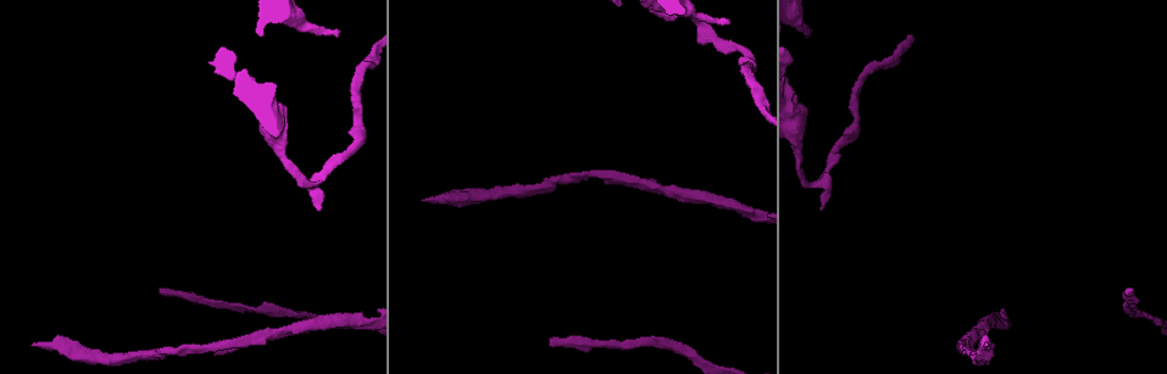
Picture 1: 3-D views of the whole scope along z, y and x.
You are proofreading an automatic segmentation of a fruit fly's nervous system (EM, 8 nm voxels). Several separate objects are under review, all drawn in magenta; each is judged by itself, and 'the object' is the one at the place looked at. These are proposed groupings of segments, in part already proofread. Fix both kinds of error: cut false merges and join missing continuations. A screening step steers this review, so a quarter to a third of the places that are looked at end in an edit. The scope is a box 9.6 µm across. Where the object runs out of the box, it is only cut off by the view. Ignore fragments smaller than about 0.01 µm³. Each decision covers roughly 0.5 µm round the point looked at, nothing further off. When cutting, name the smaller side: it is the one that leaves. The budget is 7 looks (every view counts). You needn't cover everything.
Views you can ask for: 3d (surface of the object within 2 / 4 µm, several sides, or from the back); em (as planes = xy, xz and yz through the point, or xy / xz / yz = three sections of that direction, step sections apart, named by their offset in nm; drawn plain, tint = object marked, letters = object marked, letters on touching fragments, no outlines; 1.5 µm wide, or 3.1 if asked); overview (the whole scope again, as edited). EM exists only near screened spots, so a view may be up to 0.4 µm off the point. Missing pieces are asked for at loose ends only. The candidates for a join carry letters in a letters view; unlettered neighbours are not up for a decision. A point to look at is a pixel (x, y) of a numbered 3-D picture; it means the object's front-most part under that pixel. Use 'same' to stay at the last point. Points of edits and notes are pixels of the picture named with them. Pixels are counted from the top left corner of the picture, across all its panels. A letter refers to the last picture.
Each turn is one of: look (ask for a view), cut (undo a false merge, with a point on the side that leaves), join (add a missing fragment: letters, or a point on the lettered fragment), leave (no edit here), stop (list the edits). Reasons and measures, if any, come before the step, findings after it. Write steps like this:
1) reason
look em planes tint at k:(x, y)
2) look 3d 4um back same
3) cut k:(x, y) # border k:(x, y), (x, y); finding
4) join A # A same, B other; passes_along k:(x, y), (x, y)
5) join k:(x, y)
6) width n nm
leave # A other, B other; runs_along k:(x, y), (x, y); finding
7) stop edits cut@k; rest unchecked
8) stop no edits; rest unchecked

branch stops here
look em xy step 8 letters at 1:(806, 38)

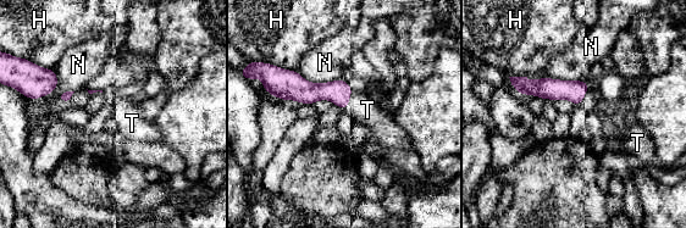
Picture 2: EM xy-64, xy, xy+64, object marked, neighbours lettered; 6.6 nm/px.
cut it another way
look em planes letters same

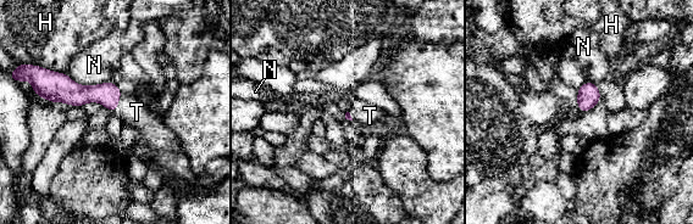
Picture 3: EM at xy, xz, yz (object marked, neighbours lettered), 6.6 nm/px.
longest_contact N 300 nm
join 3:(137, 112) # H other, N other, T same; it goes on there

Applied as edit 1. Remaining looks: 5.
look overview

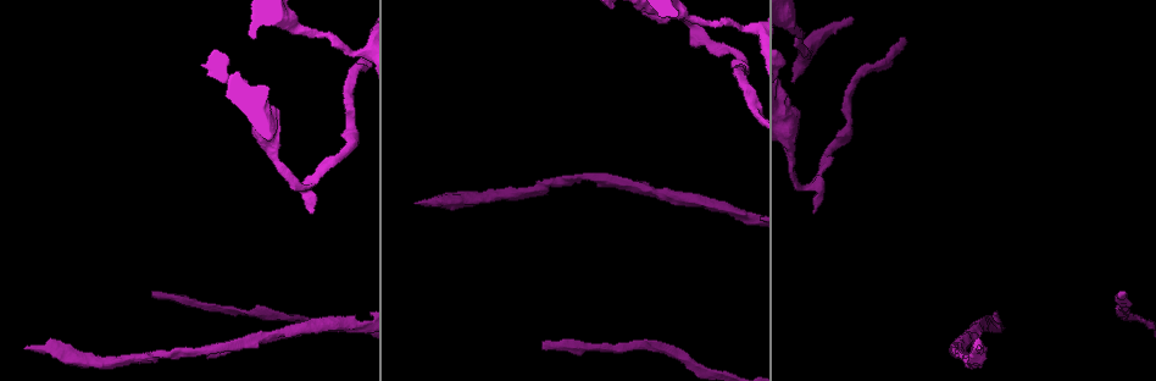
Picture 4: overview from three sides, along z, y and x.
thin end
look em xy step 4 letters at 4:(812, 212)

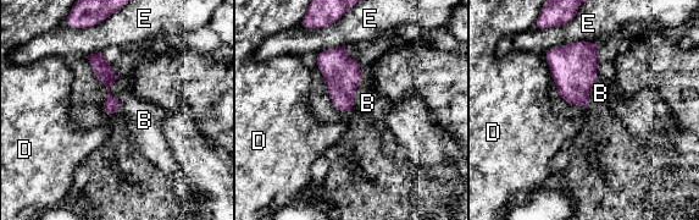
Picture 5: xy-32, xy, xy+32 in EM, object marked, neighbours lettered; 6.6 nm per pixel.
join 5:(367, 103) # B same, D other, E other; passes_along 5:(342, 75), (354, 95), (367, 103); the neuron continues

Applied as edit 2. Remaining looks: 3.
look em yz step 8 letters at 4:(544, 346)

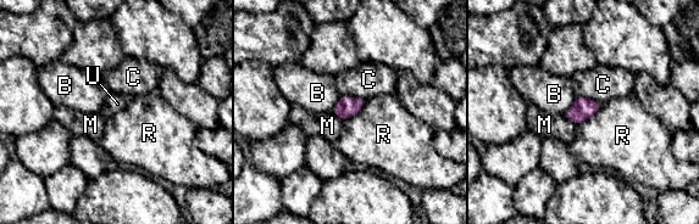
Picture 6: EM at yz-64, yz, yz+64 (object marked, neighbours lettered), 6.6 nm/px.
another direction
look em xy step 8 letters same

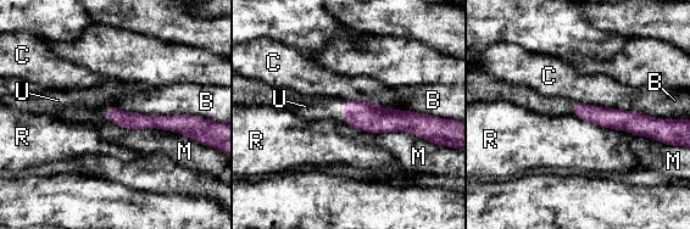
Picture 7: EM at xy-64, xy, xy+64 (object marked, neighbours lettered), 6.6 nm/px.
join 7:(306, 106) # B other, C other, M other, R other, U same; passes_along 7:(372, 118), (344, 110), (306, 106); it goes on there

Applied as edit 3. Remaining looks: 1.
stop edits join@3, join@5, join@7; rest unchecked

